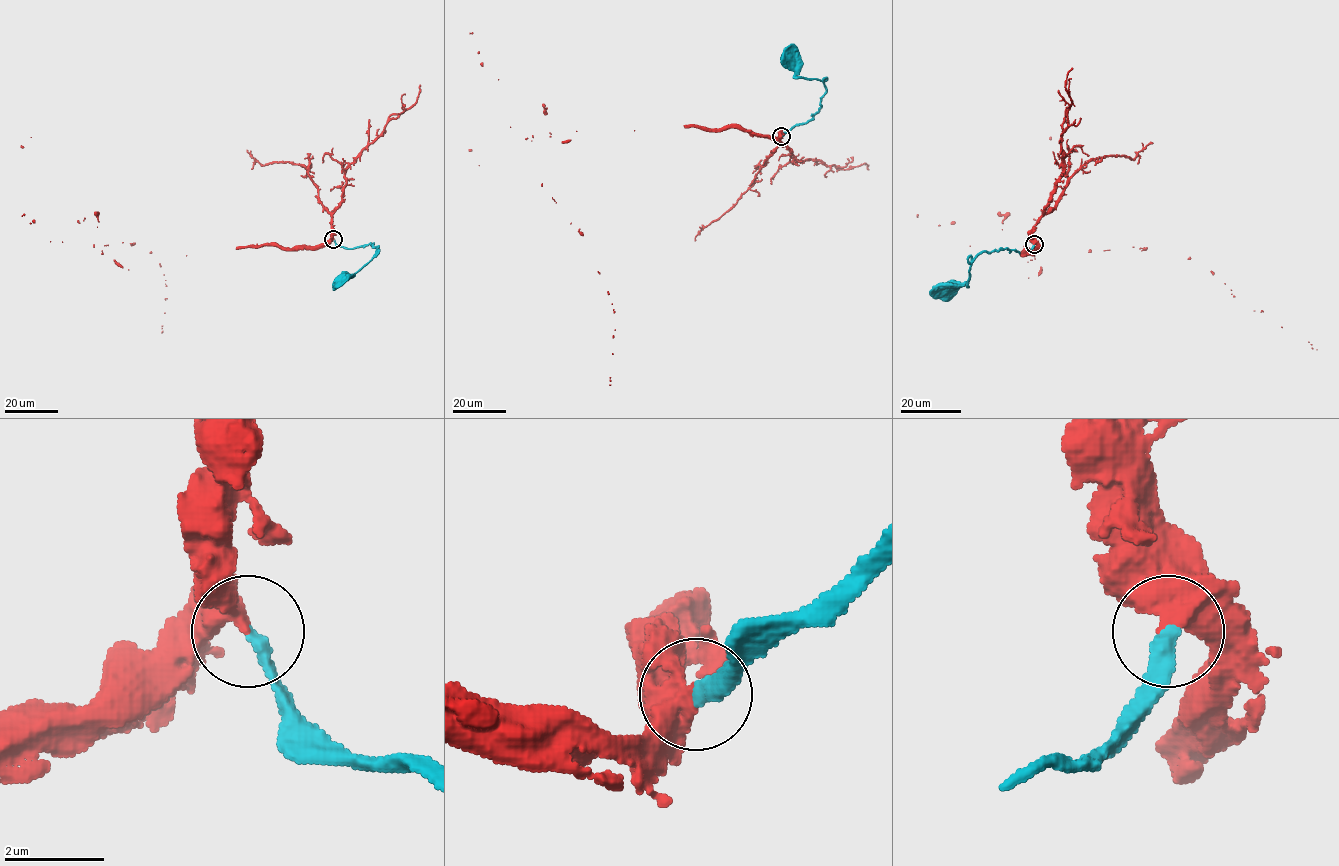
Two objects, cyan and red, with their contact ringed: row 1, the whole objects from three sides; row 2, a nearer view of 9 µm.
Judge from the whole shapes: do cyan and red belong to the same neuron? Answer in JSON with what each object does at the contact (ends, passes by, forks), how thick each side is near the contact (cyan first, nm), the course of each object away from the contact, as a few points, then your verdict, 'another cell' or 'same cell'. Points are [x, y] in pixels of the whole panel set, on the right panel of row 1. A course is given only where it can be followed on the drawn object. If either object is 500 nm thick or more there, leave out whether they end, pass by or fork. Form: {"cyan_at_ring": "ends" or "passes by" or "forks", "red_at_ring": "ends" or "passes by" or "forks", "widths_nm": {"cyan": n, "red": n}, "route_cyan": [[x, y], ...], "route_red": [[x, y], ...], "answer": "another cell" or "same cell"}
{"widths_nm": {"cyan": 320, "red": 550}, "route_cyan": [[1033, 243], [1022, 254], [1005, 249], [981, 253], [971, 263], [967, 286], [953, 283], [949, 286]], "route_red": [[1033, 243], [1033, 252], [1022, 254], [1038, 274], [1091, 250], [1147, 248], [1191, 258], [1233, 296], [1317, 349]], "answer": "same cell"}

